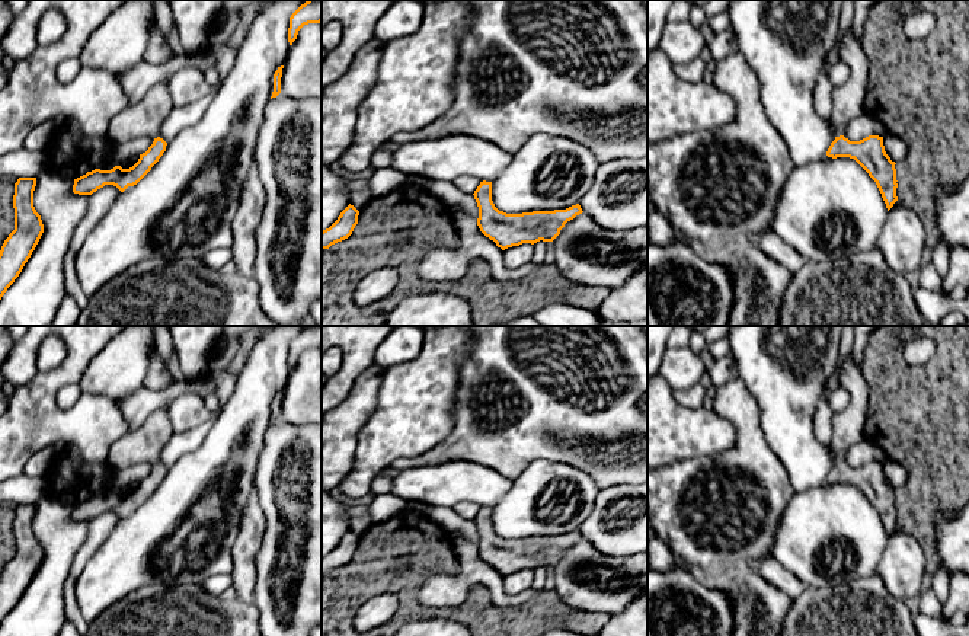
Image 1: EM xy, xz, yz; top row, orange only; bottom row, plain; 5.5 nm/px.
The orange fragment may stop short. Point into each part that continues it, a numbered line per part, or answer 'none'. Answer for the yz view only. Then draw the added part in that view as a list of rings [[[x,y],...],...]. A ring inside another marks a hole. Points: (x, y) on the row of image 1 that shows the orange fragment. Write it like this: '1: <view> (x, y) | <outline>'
1: yz (848, 101) | [[[850,28],[840,47],[840,60],[847,64],[850,77],[841,87],[832,90],[832,124],[835,137],[844,135],[847,124],[864,115],[867,96],[867,55],[858,39]]]

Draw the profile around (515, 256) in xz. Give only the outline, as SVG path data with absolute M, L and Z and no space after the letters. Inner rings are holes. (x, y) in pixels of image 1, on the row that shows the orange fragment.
M522 243L503 250L503 263L508 269L518 269L531 263L534 258L534 245Z

